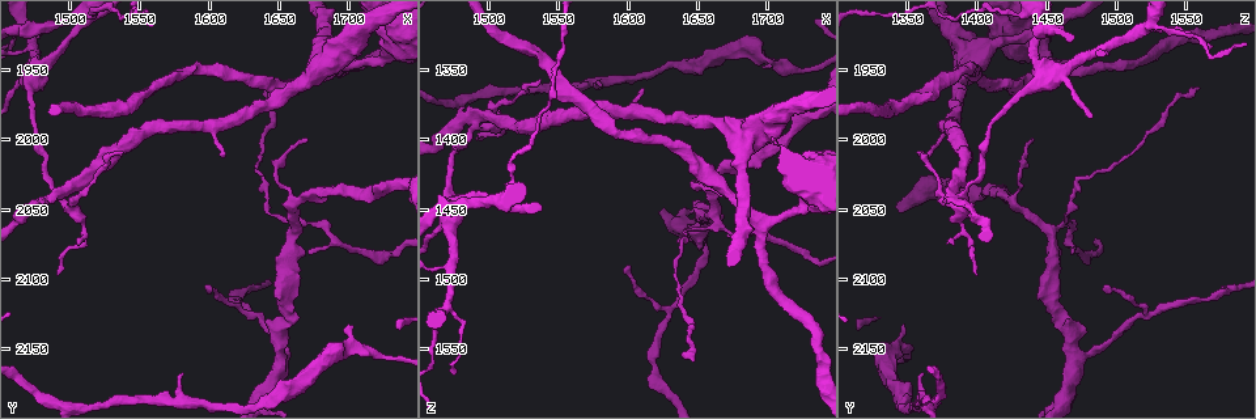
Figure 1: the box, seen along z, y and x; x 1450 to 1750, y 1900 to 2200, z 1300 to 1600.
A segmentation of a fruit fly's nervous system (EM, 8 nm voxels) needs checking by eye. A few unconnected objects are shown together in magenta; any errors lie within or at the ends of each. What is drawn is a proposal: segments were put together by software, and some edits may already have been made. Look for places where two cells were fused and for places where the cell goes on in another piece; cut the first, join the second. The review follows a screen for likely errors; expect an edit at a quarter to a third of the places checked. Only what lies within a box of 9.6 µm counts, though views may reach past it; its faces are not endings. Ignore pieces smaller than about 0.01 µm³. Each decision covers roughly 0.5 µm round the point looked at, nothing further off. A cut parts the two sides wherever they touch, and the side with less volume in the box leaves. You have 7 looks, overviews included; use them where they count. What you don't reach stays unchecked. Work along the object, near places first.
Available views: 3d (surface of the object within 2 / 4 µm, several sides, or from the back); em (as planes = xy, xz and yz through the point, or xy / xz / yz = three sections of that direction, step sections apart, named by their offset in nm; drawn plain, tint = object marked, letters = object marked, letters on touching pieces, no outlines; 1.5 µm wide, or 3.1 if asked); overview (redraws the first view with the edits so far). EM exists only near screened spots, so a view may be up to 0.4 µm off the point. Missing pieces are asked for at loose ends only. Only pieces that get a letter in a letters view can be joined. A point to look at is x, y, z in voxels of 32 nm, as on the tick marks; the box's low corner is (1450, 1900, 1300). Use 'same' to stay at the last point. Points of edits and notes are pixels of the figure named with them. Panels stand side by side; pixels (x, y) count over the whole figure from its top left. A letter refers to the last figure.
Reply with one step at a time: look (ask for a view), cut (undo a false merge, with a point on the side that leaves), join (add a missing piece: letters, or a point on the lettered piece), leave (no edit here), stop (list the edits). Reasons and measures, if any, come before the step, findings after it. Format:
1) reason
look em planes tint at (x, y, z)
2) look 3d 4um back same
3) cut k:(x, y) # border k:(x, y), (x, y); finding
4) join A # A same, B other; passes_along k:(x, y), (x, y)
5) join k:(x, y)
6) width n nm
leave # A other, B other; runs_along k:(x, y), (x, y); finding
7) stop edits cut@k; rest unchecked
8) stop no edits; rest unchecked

looks like a crossing
look em xz step 8 tint at (1492, 2040, 1390)

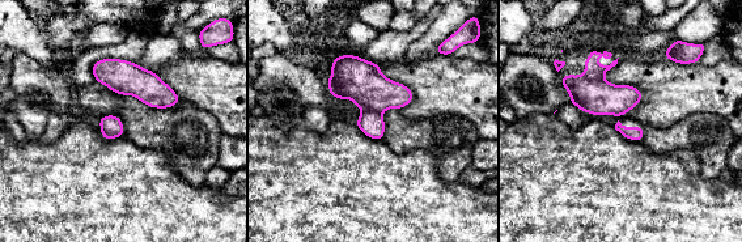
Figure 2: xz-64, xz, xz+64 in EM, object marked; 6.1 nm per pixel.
cut it another way
look em planes letters same

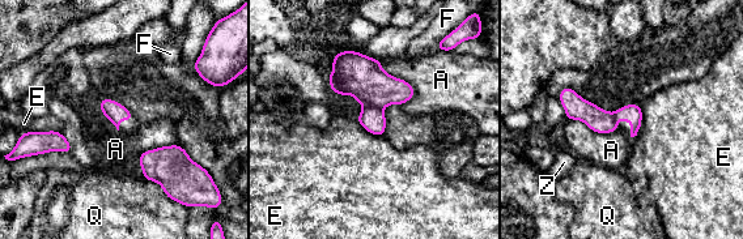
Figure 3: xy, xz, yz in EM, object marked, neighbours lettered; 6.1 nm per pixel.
width 120 nm
cut 3:(372, 119) # A other, E other, F other, Q other, Z other; border 3:(362, 106), (374, 106), (382, 110); two cells meet here

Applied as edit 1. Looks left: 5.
look overview

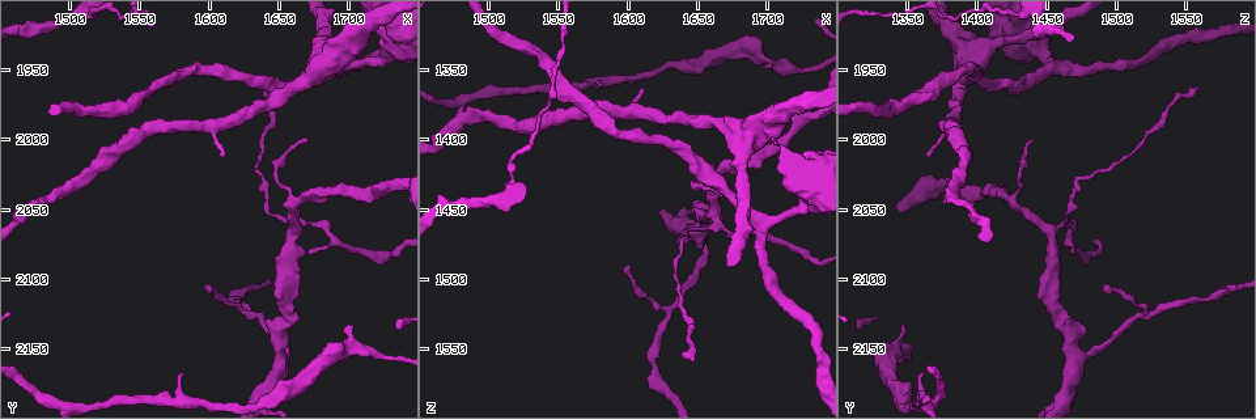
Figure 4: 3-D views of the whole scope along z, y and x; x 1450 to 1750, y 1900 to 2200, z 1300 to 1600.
look 3d 2um at (1648, 1962, 1558)

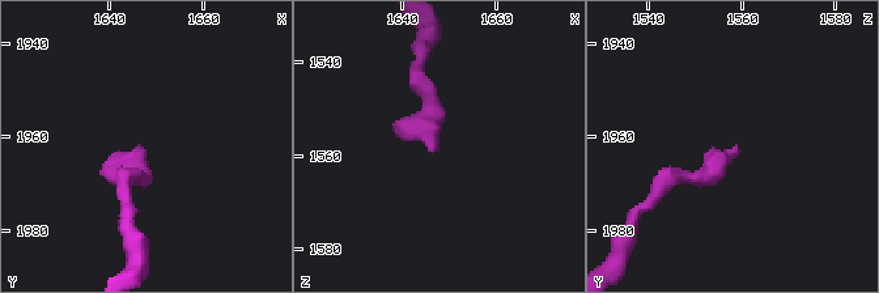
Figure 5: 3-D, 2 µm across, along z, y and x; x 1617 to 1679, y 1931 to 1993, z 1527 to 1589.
need the tissue
look em planes tint at (1647, 1962, 1559)

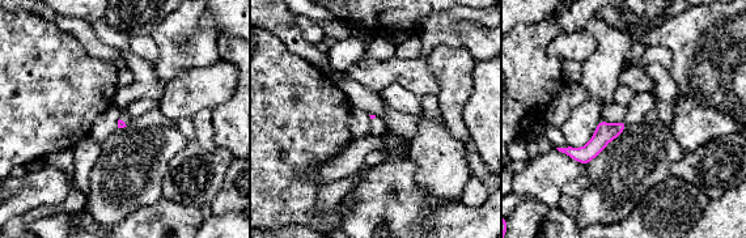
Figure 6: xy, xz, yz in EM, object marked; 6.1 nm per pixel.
look em planes letters same

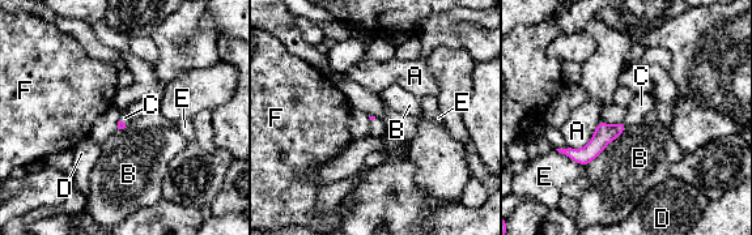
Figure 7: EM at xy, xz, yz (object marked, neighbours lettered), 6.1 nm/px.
join C # A other, B other, C same, D other, E other, F other; passes_along 7:(604, 133), (625, 124), (641, 105); the cell continues

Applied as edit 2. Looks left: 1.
stop edits cut@3, join@7; rest unchecked

